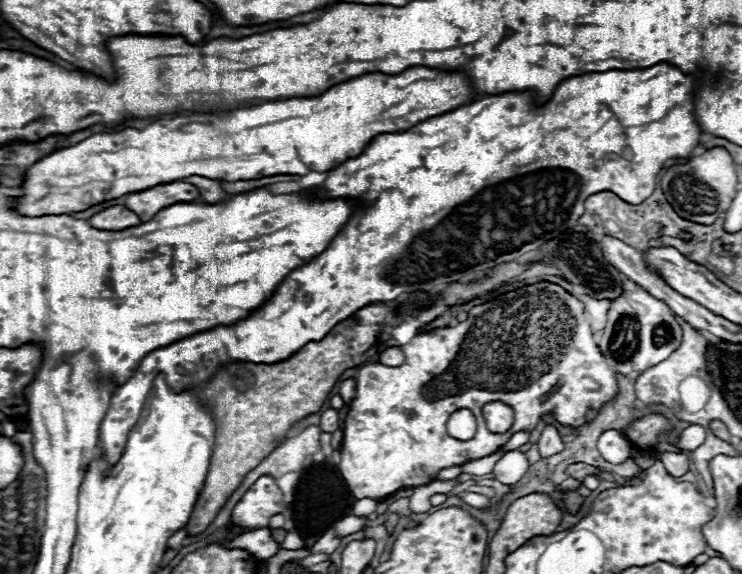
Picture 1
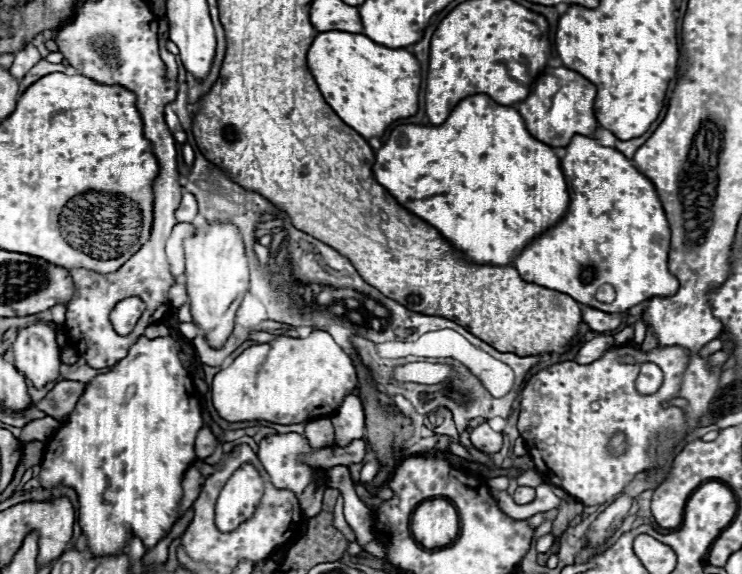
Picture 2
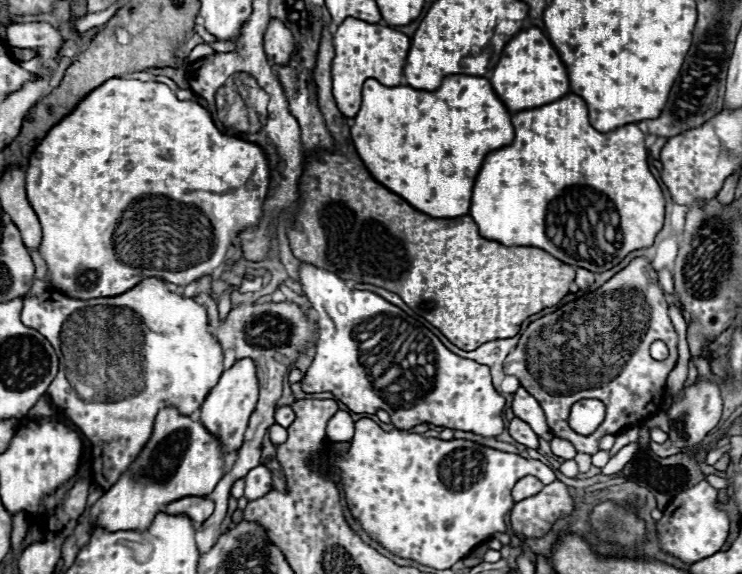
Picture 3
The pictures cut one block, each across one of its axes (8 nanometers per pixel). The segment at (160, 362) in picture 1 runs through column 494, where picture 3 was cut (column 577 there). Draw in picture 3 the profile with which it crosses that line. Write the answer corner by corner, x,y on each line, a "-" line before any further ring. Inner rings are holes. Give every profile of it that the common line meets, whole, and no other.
566,94
556,102
544,104
540,108
532,108
532,110
520,110
512,114
512,124
516,130
516,136
512,140
512,144
498,148
494,152
490,152
484,162
482,168
476,176
474,182
474,192
472,192
472,206
470,206
470,216
474,218
474,222
480,228
480,234
488,240
496,240
504,246
536,246
542,248
546,252
550,252
554,258
570,264
570,266
582,266
588,268
590,272
604,272
610,270
612,266
616,266
628,252
638,250
638,248
648,248
654,244
656,234
662,230
664,224
664,196
662,190
656,182
656,178
652,176
650,168
648,168
648,160
646,160
646,146
644,146
644,132
636,126
636,124
626,124
620,126
612,132
598,132
596,128
592,128
590,120
588,120
588,108
586,102
576,96
576,94

